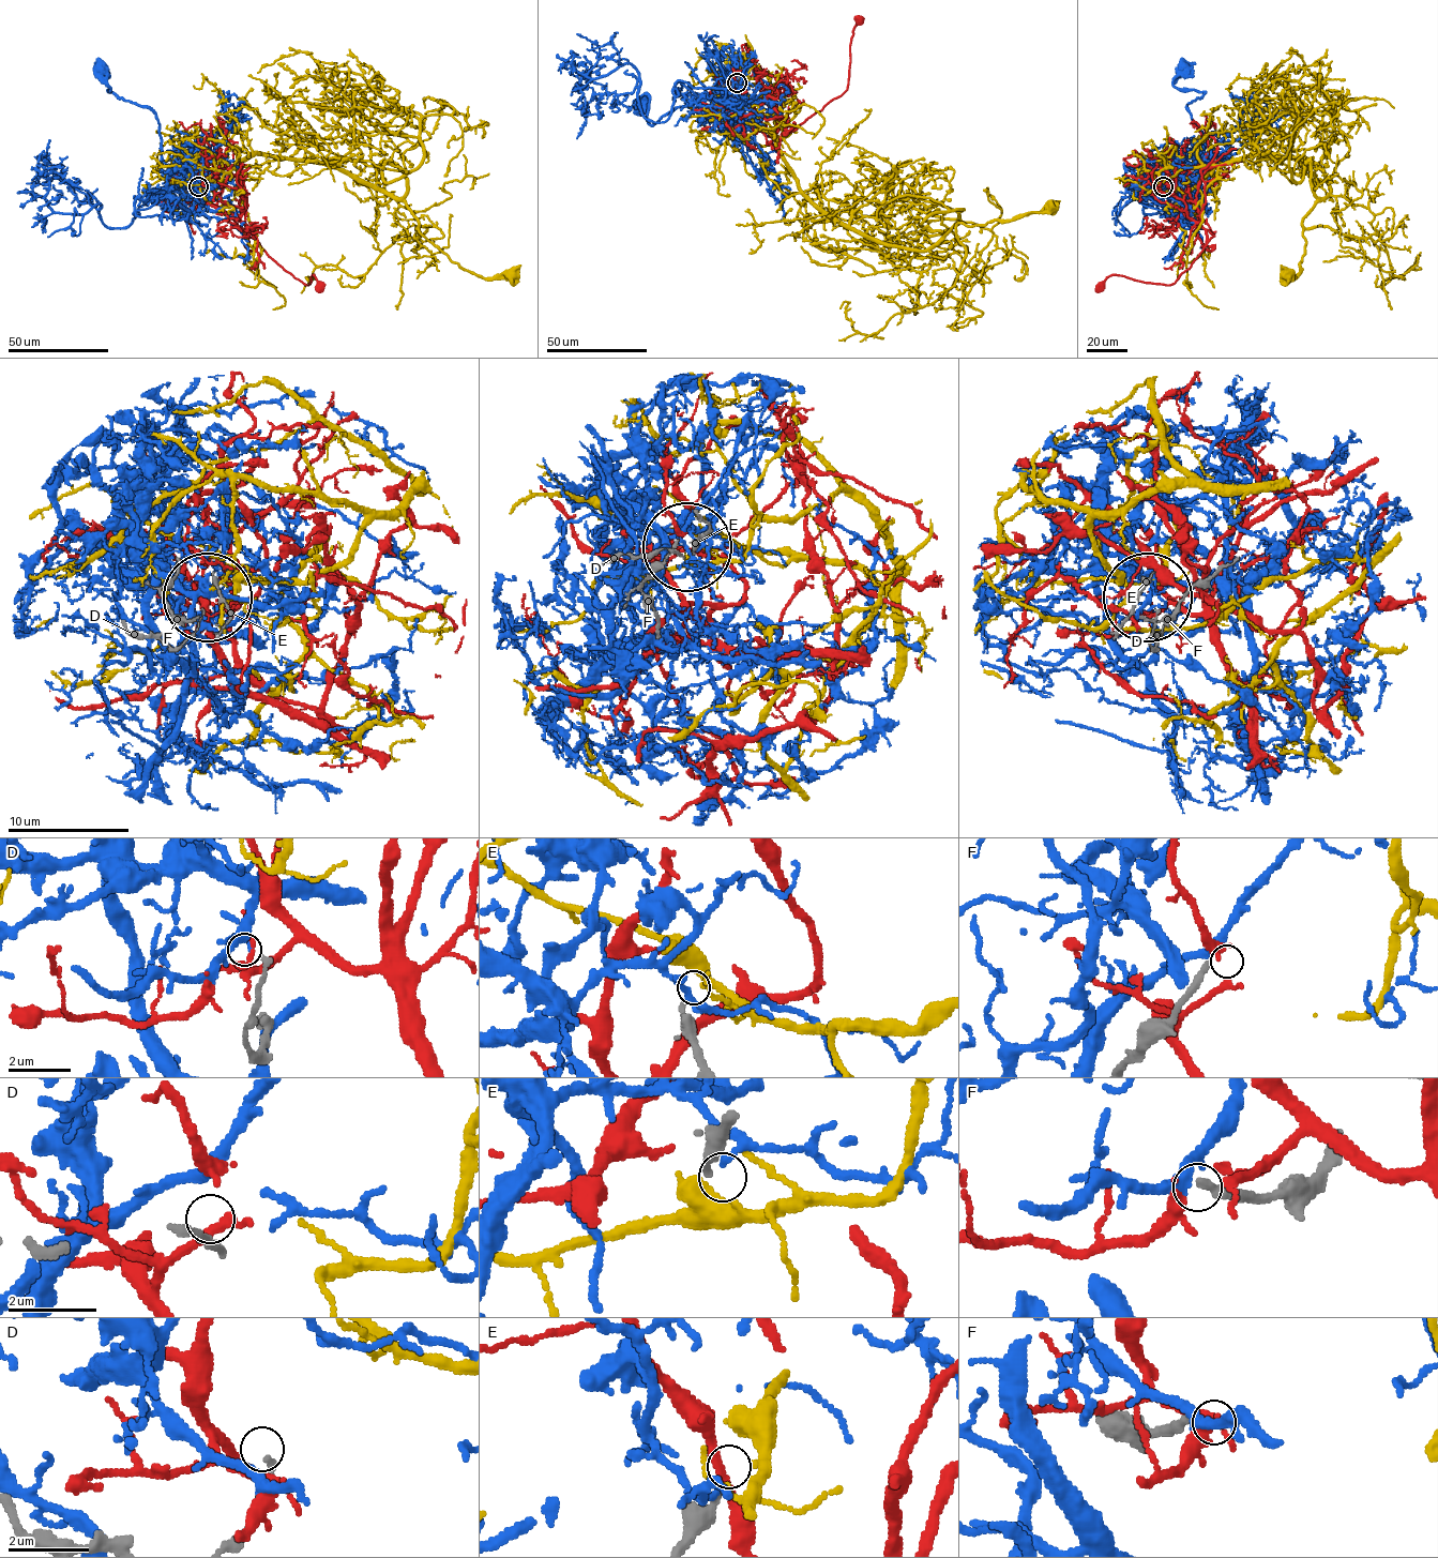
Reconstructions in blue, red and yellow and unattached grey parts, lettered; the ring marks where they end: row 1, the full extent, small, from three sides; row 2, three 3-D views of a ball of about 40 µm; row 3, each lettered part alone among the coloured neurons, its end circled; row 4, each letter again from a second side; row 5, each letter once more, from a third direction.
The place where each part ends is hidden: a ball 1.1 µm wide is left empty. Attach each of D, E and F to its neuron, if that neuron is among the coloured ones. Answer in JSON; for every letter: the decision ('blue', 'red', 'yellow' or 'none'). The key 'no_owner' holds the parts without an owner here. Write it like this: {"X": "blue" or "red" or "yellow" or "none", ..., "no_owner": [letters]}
{"D": "none", "E": "yellow", "F": "none", "no_owner": ["D", "F"]}

